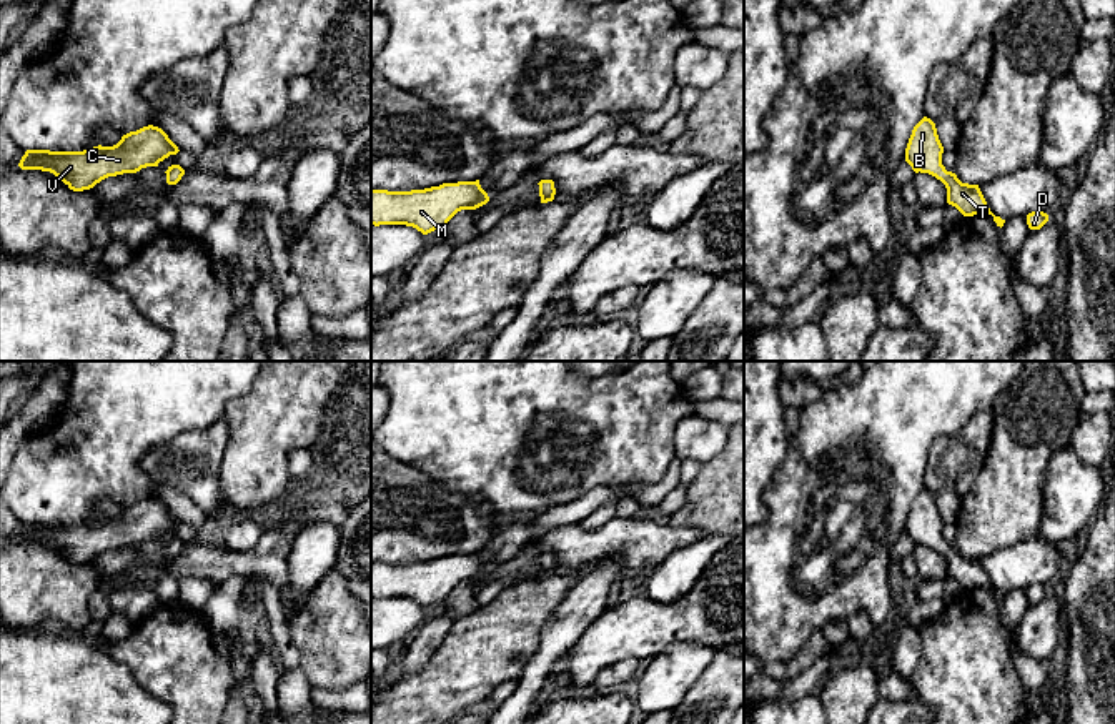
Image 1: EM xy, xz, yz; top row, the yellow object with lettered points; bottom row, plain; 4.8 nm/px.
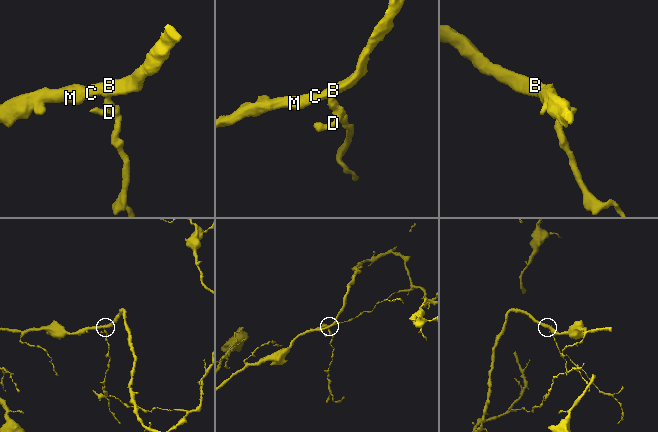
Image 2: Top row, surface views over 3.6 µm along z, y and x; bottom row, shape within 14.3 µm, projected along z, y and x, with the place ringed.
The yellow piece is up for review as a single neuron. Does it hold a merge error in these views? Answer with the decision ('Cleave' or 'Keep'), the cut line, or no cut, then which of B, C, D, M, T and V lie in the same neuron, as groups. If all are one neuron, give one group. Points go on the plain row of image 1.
Keep. No split. Groups: B C D M T V

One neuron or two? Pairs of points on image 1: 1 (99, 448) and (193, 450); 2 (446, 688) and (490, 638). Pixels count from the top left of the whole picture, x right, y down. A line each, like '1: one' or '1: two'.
1: two
2: one

